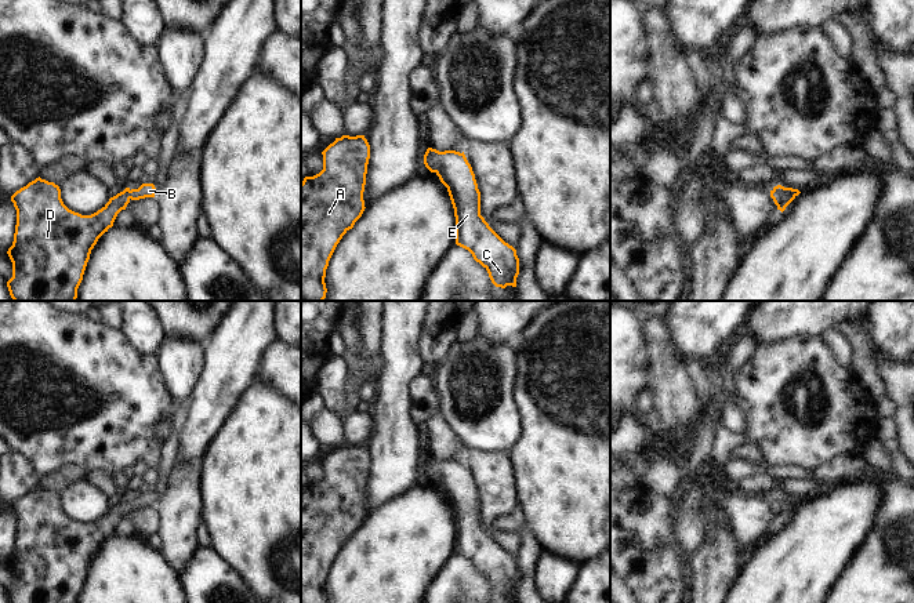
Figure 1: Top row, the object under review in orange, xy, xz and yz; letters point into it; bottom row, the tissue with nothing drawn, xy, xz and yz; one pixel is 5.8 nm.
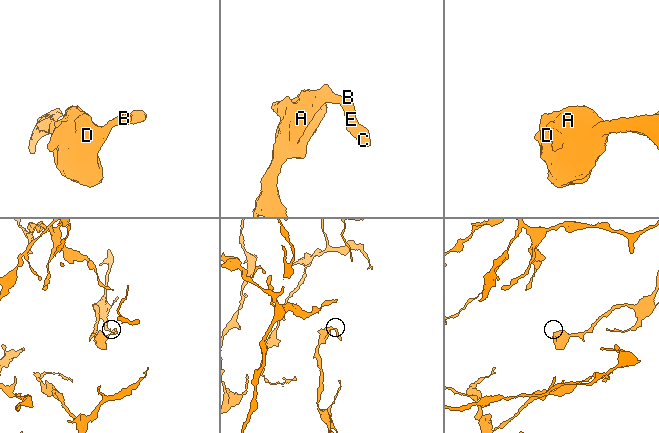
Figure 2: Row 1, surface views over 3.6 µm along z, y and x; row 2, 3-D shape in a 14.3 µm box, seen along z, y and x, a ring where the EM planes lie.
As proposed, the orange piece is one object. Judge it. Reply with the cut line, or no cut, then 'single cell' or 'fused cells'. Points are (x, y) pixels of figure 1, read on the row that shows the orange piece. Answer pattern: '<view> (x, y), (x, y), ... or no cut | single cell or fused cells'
no cut | single cell

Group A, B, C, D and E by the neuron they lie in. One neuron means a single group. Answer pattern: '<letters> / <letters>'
A B C D E

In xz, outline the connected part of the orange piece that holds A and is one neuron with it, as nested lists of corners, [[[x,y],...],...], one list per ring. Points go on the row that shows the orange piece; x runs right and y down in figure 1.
[[[364,135],[336,138],[323,152],[323,170],[305,177],[301,182],[301,301],[326,298],[326,269],[342,239],[364,211],[363,192],[366,185],[370,145]]]

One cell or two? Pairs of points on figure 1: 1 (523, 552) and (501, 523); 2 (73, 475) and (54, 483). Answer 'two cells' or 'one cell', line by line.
1: two cells
2: one cell

